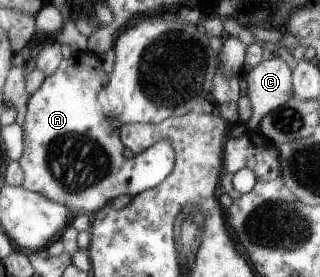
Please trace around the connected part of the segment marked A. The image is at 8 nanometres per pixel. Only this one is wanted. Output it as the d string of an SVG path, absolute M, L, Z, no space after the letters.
M88 50L76 52L72 57L63 59L56 71L44 79L40 89L30 96L22 125L24 148L19 165L21 171L24 171L24 181L21 187L54 203L60 203L72 211L91 214L120 195L131 195L134 198L160 185L172 173L175 152L170 141L166 139L150 145L140 155L132 158L123 155L125 146L119 133L122 123L116 119L108 119L96 99L100 89L108 83L108 77L97 55Z

